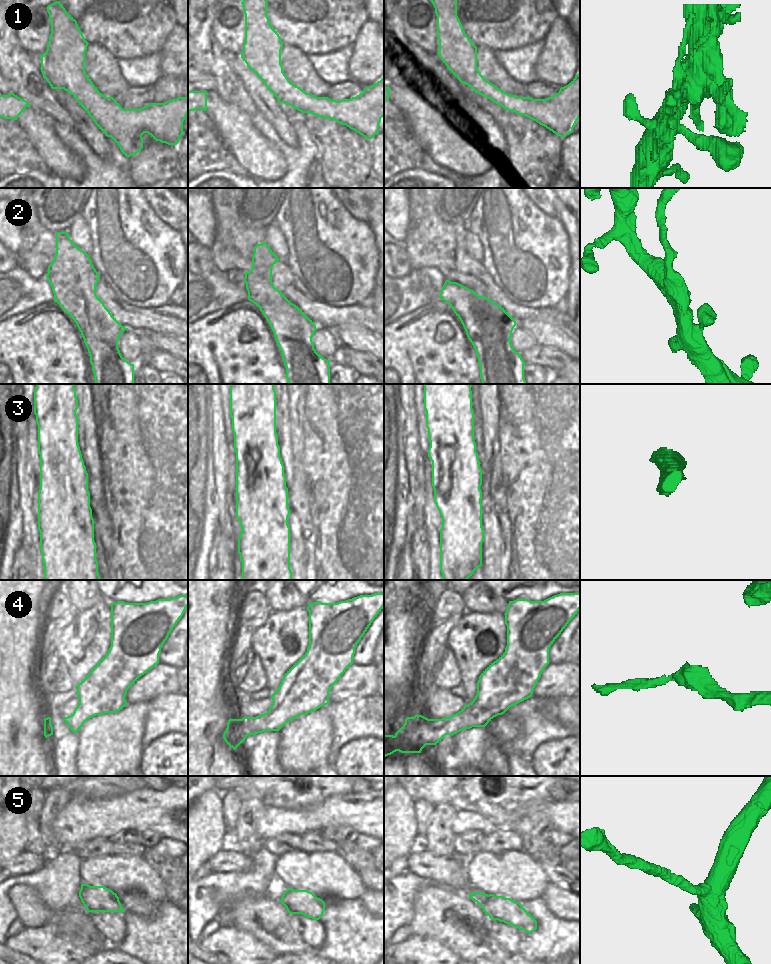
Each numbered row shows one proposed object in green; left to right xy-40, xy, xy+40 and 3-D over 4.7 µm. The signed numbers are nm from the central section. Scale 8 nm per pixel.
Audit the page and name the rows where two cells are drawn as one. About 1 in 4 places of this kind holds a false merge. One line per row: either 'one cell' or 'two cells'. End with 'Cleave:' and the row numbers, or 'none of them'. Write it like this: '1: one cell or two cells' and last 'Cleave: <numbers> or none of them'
1: two cells
2: two cells
3: one cell
4: one cell
5: one cell
Cleave: 1, 2

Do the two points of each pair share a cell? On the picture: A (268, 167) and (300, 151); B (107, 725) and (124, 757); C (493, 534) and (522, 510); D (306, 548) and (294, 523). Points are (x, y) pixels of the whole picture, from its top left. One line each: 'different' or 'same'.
A: different
B: same
C: different
D: same

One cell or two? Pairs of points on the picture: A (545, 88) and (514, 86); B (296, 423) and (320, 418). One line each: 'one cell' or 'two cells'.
A: two cells
B: two cells

